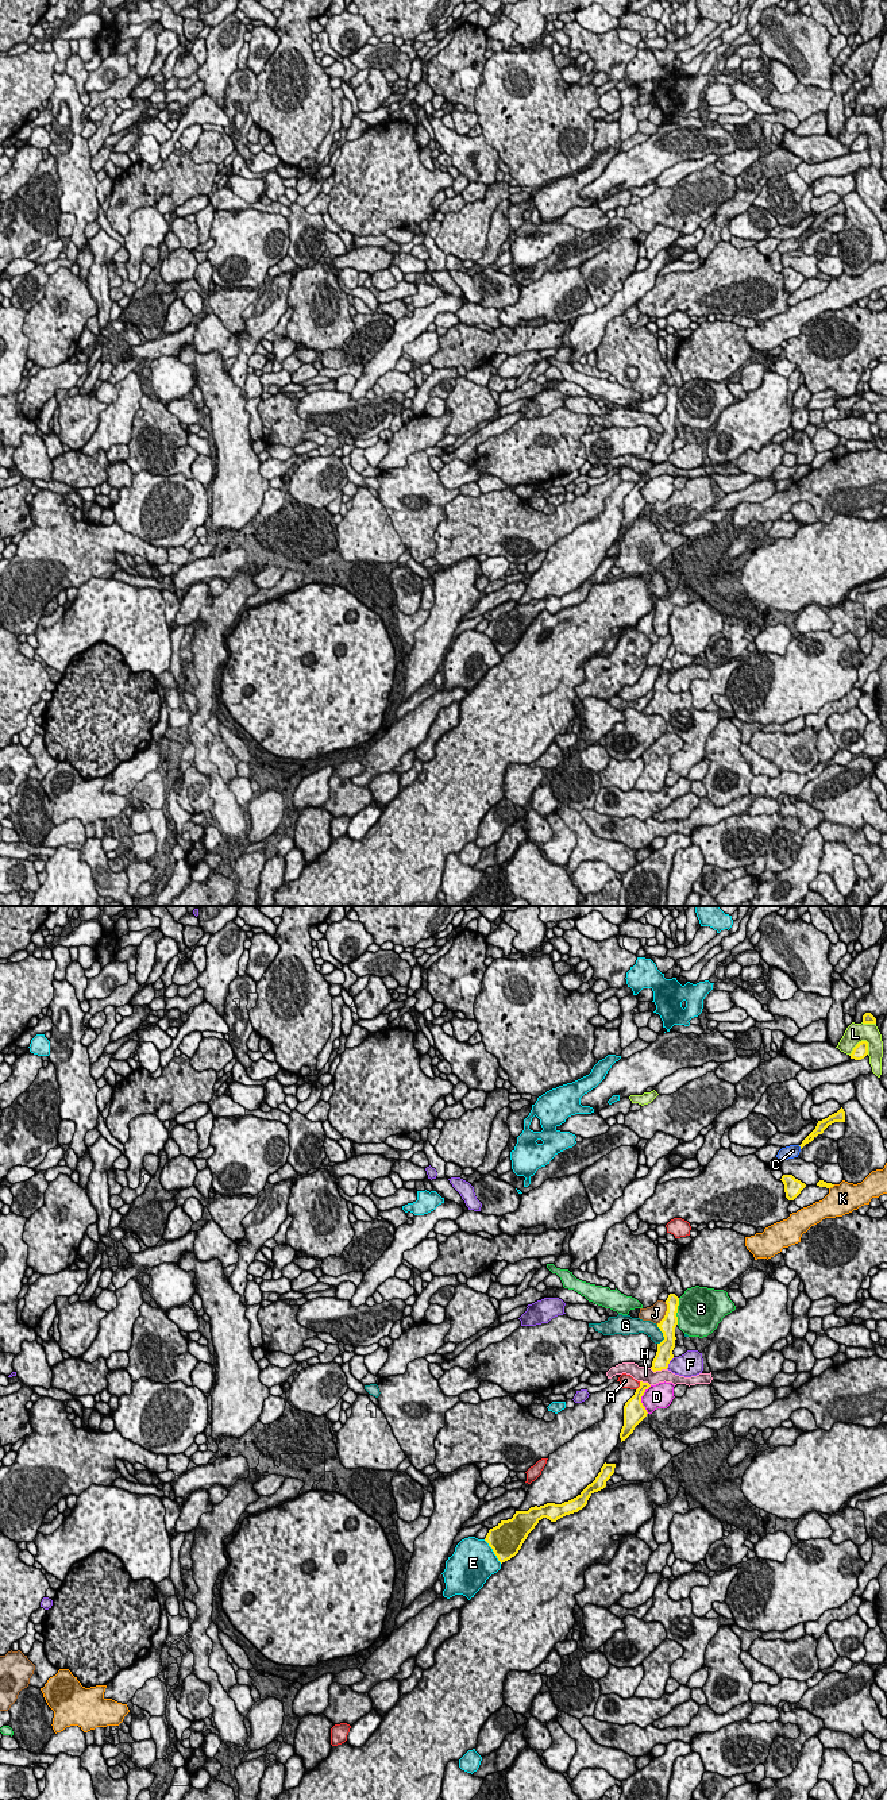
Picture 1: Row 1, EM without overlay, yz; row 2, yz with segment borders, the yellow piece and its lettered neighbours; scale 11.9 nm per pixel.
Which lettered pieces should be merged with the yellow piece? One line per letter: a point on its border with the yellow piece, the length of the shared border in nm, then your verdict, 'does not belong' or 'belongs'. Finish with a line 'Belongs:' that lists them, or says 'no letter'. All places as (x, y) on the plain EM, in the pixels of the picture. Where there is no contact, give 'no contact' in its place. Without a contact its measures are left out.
A: meets yellow in yz at (640, 478); contact 120 nm long; does not belong
B: meets yellow in yz at (677, 404); contact 320 nm long; does not belong
C: meets yellow in yz at (799, 238); contact 60 nm long; does not belong
D: meets yellow in yz at (640, 492); contact 340 nm long; does not belong
E: meets yellow in yz at (493, 643); contact 360 nm long; does not belong
F: meets yellow in yz at (668, 455); contact 180 nm long; does not belong
G: meets yellow in yz at (663, 427); contact 240 nm long; does not belong
H: meets yellow in yz at (658, 462); contact 200 nm long; does not belong
J: meets yellow in yz at (666, 405); contact 300 nm long; does not belong
K: meets yellow in yz at (832, 278); contact 100 nm long; does not belong
L: meets yellow in yz at (857, 137); contact 280 nm long; does not belong
Belongs: no letter

